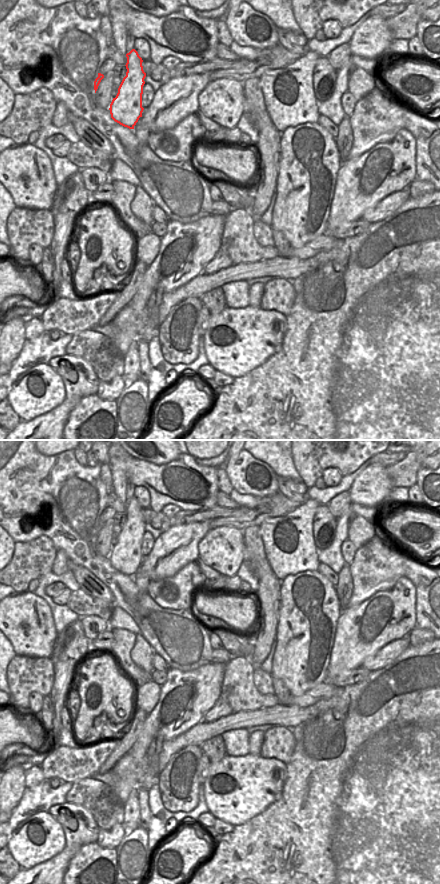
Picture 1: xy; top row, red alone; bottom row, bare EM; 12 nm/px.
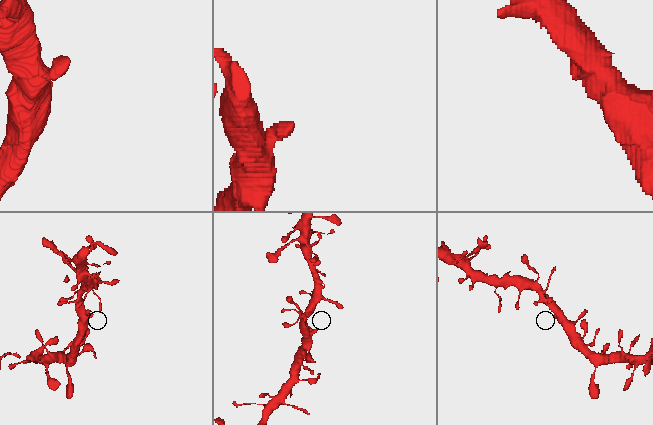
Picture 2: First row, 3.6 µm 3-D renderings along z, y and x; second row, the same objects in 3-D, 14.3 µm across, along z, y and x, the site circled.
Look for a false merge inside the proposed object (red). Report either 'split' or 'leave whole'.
leave whole

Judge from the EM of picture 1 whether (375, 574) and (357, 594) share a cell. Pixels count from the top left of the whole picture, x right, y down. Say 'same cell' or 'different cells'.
same cell

